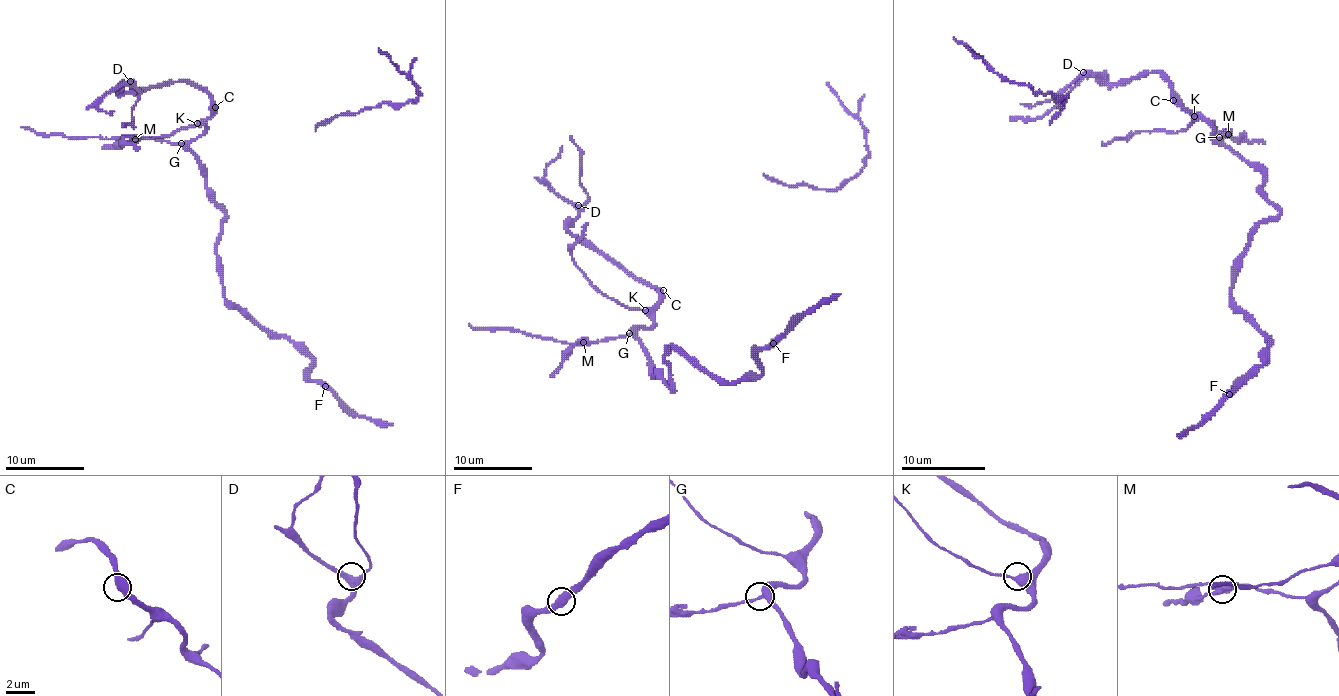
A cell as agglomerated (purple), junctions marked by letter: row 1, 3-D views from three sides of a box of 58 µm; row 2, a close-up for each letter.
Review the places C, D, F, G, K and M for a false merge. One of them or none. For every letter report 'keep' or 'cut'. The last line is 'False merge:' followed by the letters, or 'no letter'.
C: keep
D: keep
F: keep
G: keep
K: keep
M: cut
False merge: M

